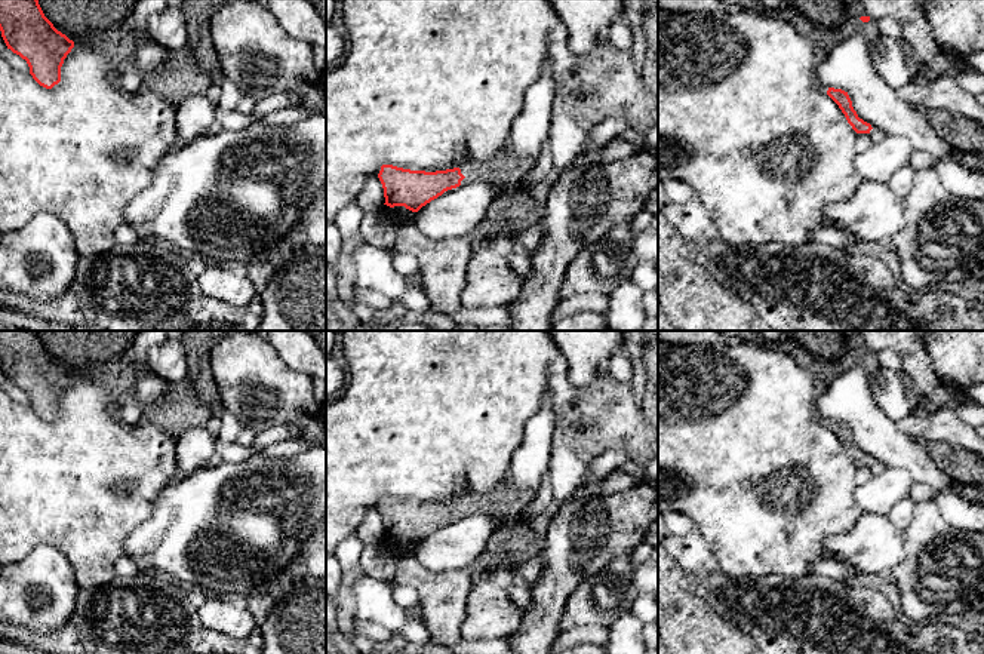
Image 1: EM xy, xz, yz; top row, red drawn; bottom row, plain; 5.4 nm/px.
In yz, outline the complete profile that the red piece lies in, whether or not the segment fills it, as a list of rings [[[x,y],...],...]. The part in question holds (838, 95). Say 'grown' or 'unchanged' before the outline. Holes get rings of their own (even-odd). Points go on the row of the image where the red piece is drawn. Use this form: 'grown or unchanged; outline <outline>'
unchanged; outline [[[828,87],[827,95],[839,105],[848,123],[857,133],[870,133],[870,131],[873,129],[871,125],[858,117],[848,92]]]

